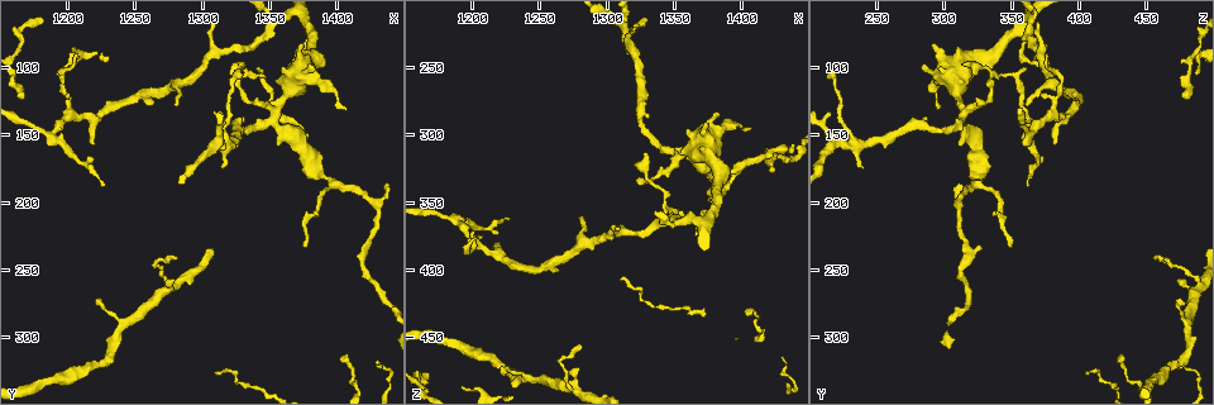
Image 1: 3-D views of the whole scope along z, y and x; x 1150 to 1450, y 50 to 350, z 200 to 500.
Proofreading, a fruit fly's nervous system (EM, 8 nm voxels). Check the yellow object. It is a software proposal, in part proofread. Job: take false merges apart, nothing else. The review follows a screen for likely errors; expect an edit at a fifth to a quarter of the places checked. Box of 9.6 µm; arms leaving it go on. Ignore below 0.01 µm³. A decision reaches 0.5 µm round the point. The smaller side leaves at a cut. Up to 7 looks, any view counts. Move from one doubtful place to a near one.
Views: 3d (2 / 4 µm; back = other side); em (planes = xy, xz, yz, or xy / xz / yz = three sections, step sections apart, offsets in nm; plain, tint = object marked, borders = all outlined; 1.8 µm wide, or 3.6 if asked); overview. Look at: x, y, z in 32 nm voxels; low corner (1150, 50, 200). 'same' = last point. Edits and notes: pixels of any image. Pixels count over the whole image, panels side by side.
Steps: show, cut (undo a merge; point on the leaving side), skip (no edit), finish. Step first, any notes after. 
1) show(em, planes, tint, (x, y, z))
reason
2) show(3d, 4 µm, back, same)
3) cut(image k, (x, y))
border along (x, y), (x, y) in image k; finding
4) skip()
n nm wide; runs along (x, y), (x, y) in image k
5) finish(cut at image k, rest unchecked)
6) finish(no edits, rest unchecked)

show(em, xz, step 4, tint, (1320, 154, 232))
four-way junction

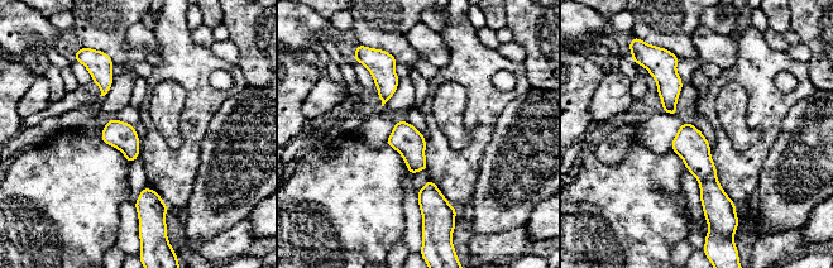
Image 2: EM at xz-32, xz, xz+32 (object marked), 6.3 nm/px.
show(em, planes, tint, same)
another direction

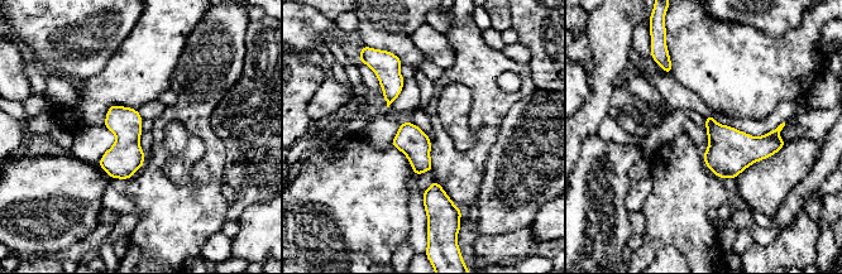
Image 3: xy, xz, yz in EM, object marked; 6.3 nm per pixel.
skip()
190 nm wide; all the same cell

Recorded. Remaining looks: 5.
show(3d, 4 µm, (1364, 114, 308))
three-way junction

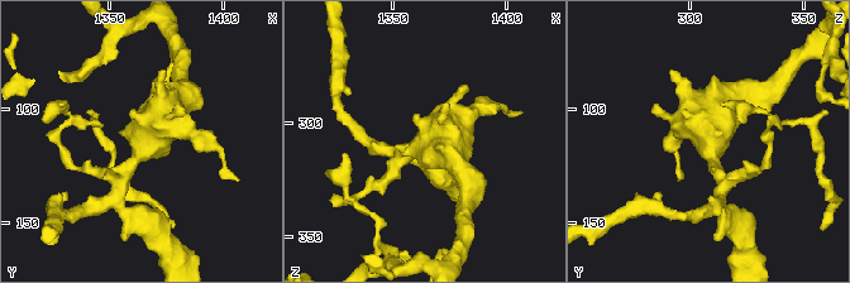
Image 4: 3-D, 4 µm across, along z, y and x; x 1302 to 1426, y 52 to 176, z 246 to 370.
show(em, 3.6 µm, planes, plain, (1365, 114, 310))
now the EM

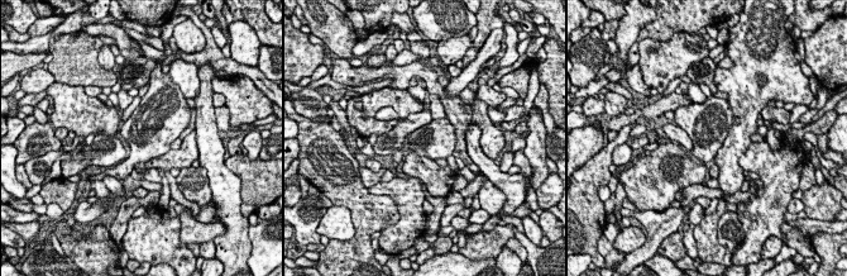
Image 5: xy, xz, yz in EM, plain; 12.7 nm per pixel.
show(em, 3.6 µm, planes, borders, same)

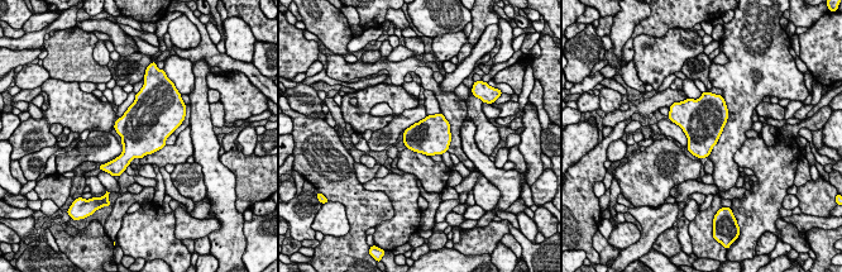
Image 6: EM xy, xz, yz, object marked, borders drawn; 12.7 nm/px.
skip()
480 nm wide; continuous, no second cell

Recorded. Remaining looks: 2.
finish(no edits, rest unchecked)

